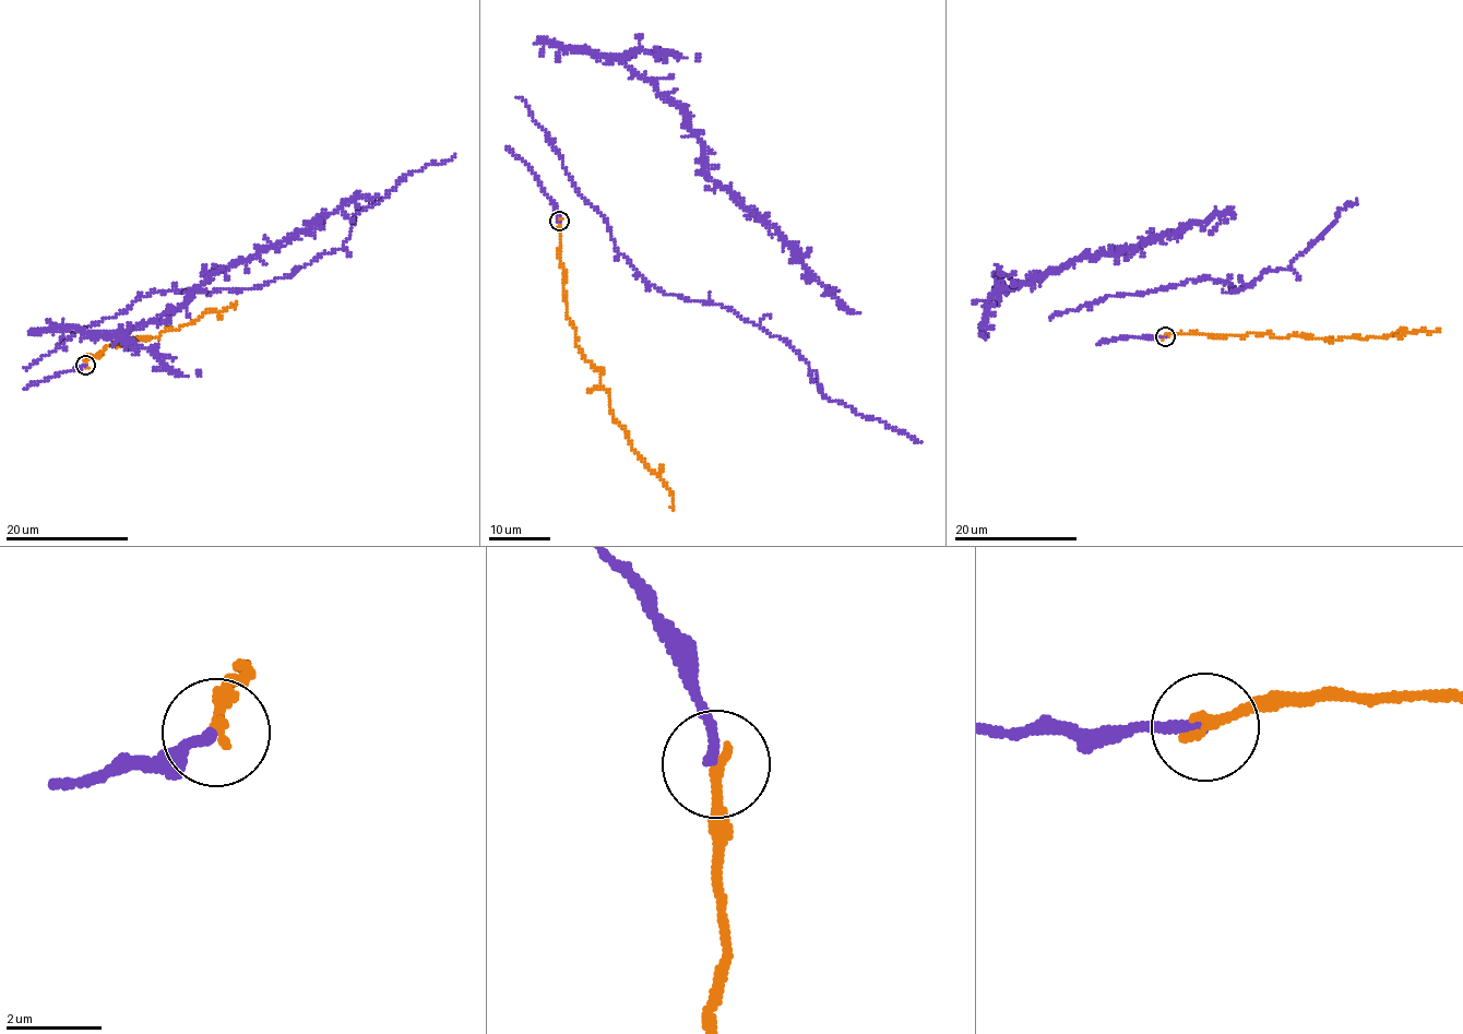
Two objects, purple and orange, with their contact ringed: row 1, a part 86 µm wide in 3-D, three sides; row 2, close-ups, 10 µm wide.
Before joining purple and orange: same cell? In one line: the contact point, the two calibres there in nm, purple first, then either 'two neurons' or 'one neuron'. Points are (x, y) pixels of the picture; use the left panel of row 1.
(85, 365) | 220/240 nm | one neuron

